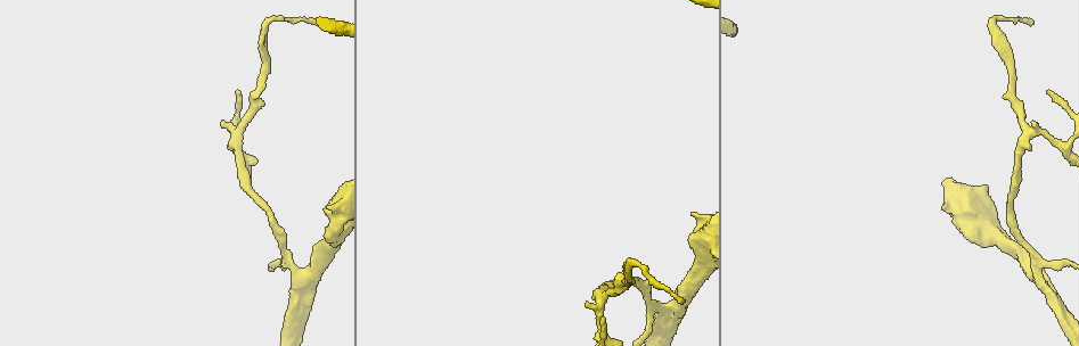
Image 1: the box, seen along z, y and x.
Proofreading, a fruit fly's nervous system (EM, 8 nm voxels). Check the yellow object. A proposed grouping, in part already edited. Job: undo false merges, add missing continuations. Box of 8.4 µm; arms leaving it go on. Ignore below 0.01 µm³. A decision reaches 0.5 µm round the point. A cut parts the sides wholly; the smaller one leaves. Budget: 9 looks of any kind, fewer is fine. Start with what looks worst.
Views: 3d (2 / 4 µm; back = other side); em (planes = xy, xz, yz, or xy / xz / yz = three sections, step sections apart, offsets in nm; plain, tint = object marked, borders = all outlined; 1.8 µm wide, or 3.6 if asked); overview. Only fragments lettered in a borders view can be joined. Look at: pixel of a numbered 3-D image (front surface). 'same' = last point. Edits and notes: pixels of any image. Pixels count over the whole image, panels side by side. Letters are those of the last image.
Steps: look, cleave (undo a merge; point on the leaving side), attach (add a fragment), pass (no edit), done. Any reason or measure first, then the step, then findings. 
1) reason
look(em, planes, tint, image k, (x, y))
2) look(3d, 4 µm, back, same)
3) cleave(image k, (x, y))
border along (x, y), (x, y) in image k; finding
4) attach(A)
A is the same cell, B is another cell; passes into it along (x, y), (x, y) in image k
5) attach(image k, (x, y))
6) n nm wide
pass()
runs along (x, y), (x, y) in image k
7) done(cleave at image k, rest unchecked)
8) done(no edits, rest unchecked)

sharp bend
look(3d, 4 µm, image 1, (310, 276))

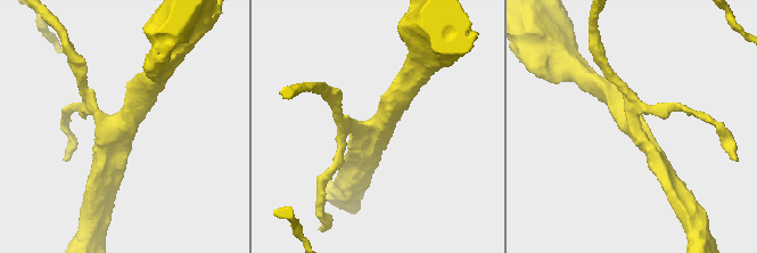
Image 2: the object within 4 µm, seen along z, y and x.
4 arms; now the EM
look(em, planes, borders, image 2, (375, 123))

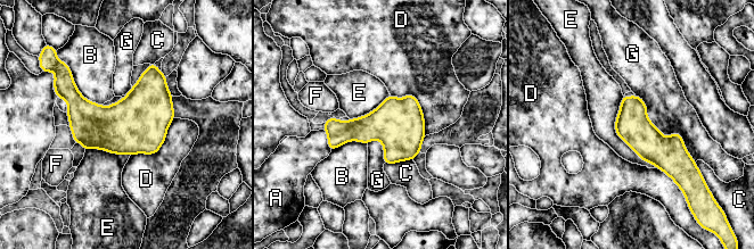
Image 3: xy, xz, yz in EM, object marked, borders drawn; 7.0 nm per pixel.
240 nm wide
pass()
A, B, C, D, E, F and G are other cells; border along (636, 94), (695, 163) in image 3; all the same cell

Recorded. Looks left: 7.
sharp bend
look(3d, 4 µm, image 1, (268, 22))

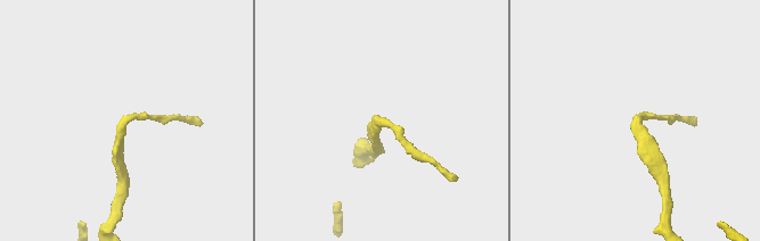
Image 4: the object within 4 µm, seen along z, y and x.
need the tissue
look(em, xy, step 16, borders, image 4, (637, 119))

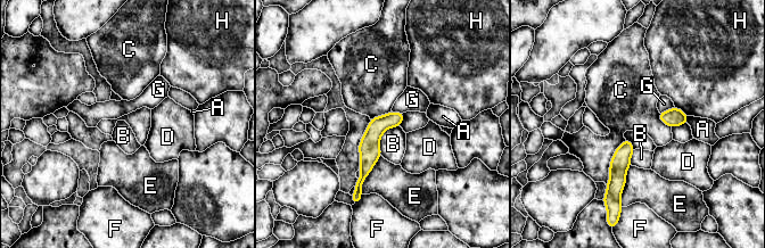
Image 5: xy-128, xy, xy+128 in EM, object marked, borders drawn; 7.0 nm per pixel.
pass()
A, B, C, D, E, F, G and H are other cells; runs along (400, 115), (372, 135), (358, 188) in image 5; continuous, no second cell

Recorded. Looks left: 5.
an open end
look(3d, 2 µm, image 1, (326, 205))

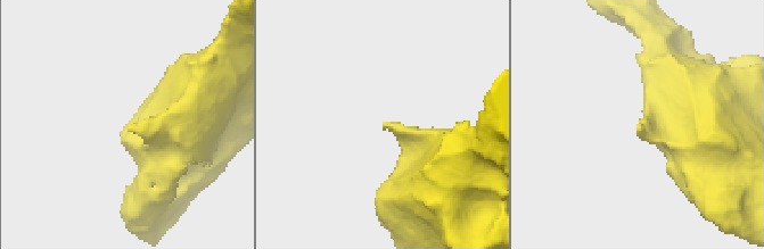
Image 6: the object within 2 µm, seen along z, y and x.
now the EM
look(em, planes, plain, image 6, (132, 126))

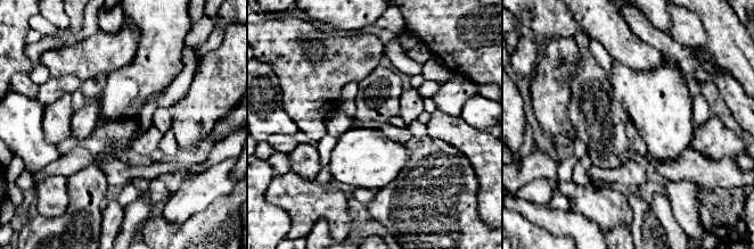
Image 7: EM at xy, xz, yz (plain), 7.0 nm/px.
see the neighbours
look(em, planes, borders, same)

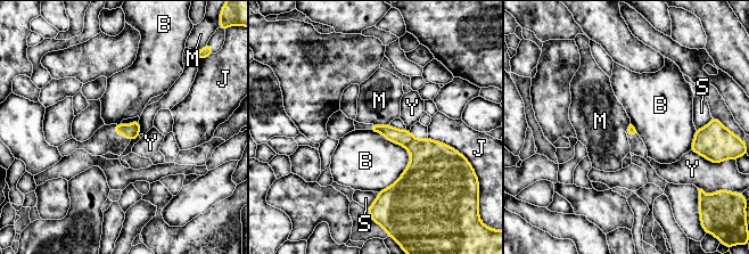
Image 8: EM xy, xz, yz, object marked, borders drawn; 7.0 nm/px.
B touches over 460 nm
pass()
B, J, M, S and Y are other cells; none of them fits

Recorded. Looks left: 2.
tapers out
look(3d, 2 µm, image 1, (239, 91))

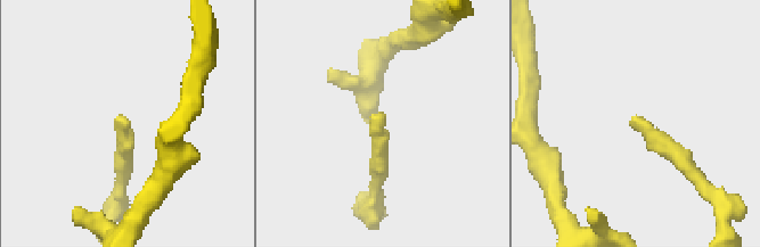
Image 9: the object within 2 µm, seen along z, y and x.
look(em, planes, borders, image 9, (385, 118))

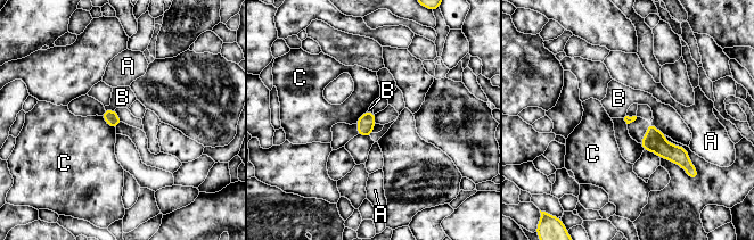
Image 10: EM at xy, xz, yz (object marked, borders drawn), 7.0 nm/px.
pass()
A, B and C are other cells; border along (650, 123), (664, 134) in image 10; none of them fits

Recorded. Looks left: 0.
done(no edits, rest unchecked)

